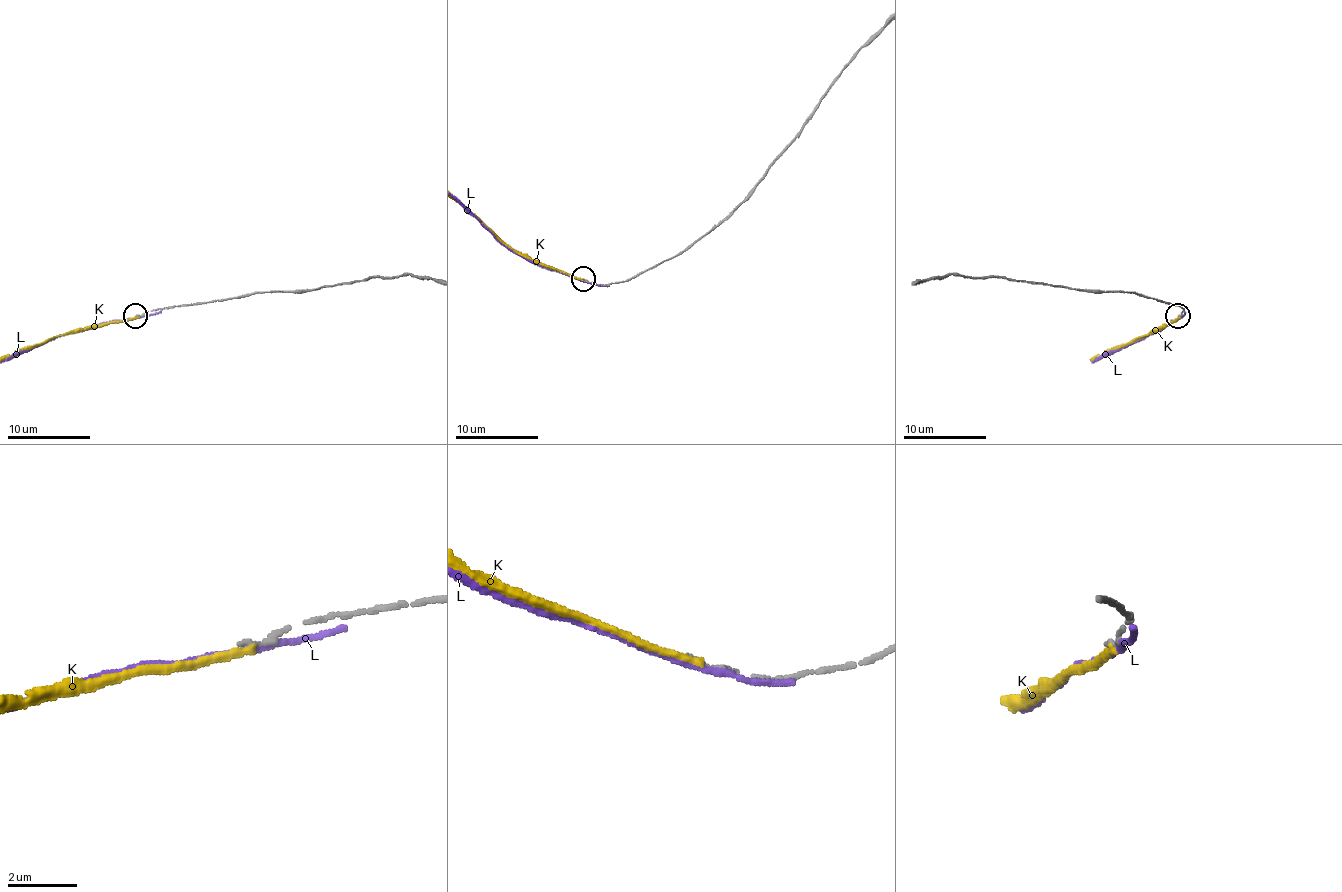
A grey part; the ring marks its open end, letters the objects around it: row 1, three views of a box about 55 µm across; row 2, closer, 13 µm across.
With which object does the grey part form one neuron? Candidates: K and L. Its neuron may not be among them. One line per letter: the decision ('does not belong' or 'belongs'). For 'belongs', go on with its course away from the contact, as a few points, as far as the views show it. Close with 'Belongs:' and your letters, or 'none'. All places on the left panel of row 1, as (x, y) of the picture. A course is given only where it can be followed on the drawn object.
K: does not belong
L: does not belong
Belongs: none

